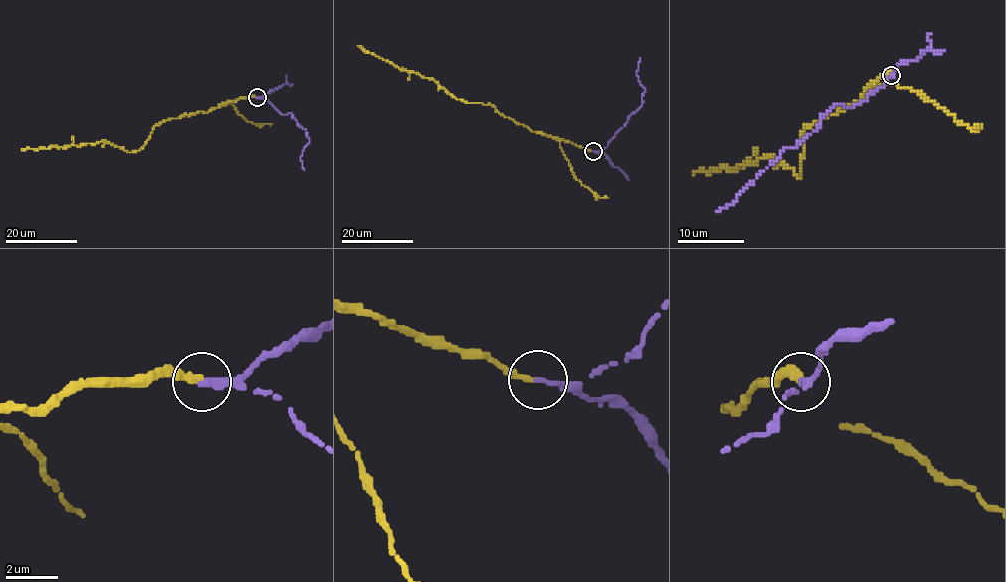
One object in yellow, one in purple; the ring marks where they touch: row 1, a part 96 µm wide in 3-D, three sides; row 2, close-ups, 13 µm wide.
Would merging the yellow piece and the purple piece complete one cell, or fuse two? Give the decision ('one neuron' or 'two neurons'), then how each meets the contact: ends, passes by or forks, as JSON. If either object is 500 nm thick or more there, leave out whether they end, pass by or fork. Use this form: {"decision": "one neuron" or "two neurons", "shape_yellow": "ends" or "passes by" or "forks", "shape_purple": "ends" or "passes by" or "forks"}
{"decision": "one neuron", "shape_yellow": "ends", "shape_purple": "ends"}

